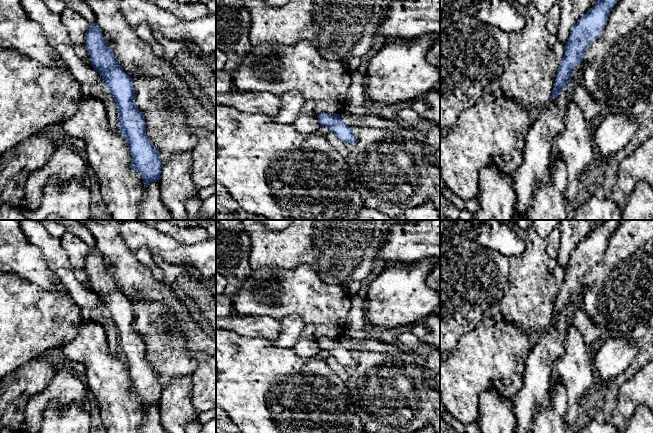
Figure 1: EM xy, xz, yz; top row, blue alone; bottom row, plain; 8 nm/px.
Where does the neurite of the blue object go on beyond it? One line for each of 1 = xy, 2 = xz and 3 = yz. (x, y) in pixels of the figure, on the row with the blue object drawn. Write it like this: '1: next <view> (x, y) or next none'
1: next none
2: next none
3: next none

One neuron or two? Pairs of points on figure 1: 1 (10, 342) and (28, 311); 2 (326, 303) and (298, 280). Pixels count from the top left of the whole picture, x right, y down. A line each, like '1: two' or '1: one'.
1: one
2: one

